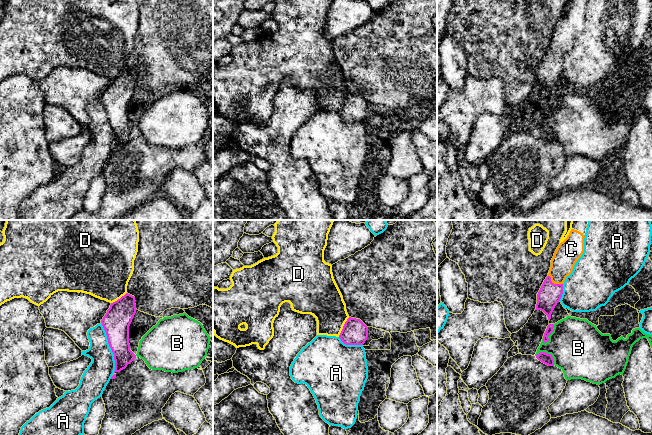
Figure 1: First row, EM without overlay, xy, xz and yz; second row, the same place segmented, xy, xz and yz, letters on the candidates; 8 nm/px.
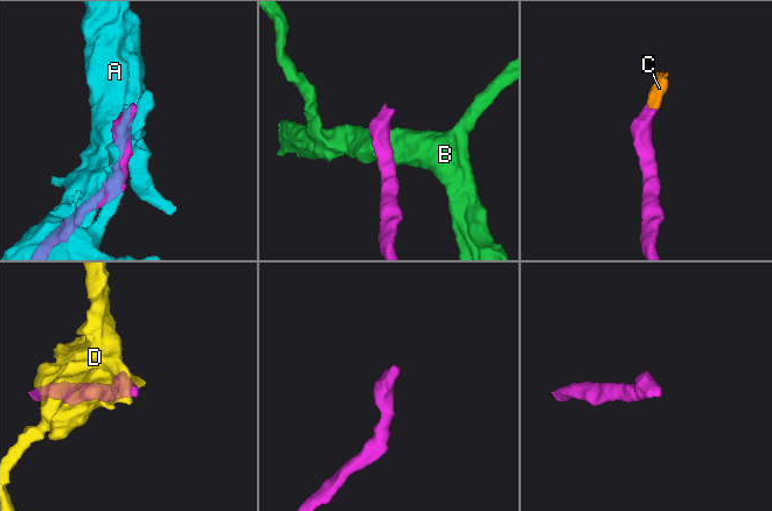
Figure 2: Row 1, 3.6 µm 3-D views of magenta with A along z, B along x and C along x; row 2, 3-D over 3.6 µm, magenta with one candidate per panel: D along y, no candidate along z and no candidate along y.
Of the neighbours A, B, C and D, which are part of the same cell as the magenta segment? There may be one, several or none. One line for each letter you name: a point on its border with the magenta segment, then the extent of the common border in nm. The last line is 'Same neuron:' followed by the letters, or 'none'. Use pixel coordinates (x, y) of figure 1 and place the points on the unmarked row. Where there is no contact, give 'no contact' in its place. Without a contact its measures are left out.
C: meets magenta in yz at (553, 59); contact 140 nm long
Same neuron: C

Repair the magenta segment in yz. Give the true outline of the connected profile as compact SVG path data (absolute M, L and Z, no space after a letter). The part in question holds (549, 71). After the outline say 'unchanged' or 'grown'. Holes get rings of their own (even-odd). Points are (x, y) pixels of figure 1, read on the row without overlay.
M572 0L567 14L559 20L551 36L548 52L538 70L535 86L543 87L550 97L551 90L563 70L563 59L584 28L587 0Z | grown

